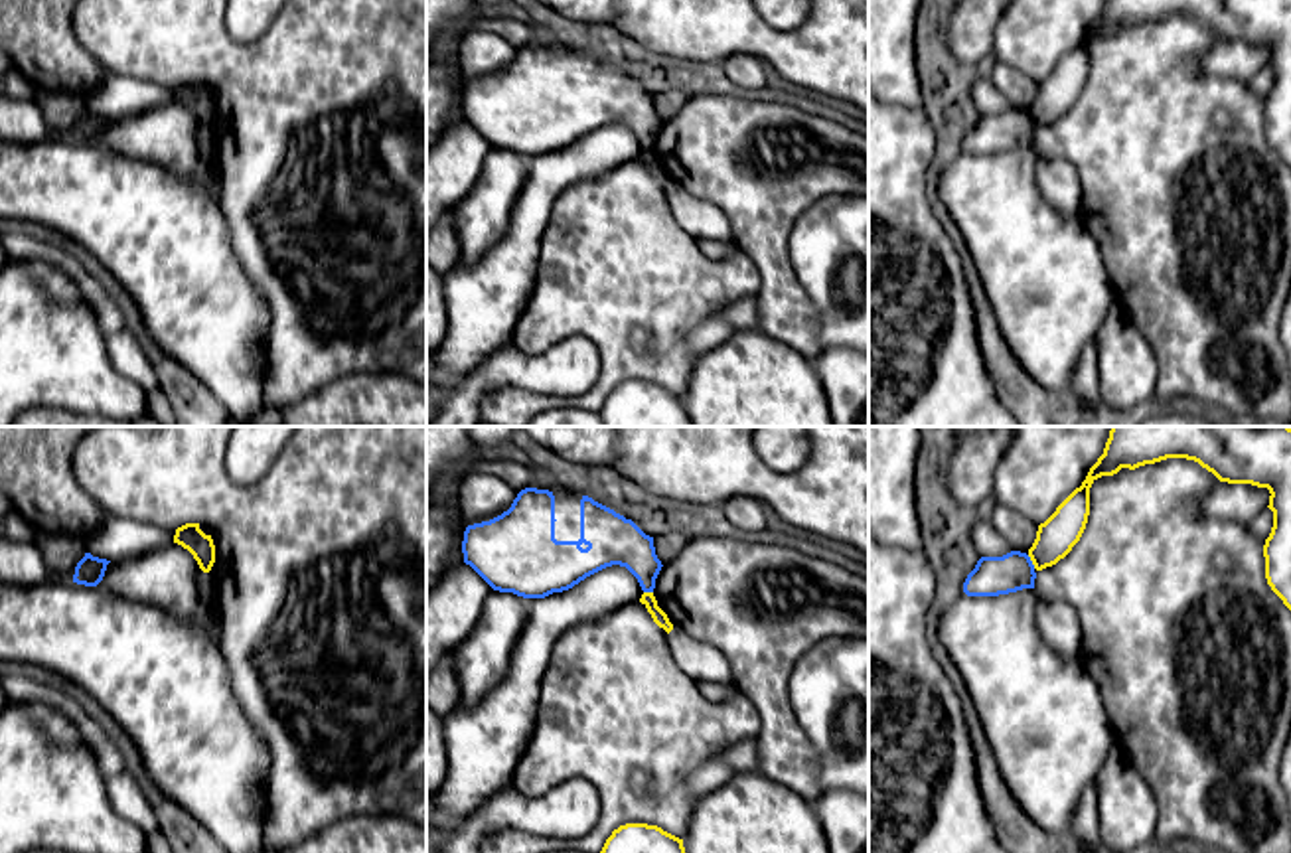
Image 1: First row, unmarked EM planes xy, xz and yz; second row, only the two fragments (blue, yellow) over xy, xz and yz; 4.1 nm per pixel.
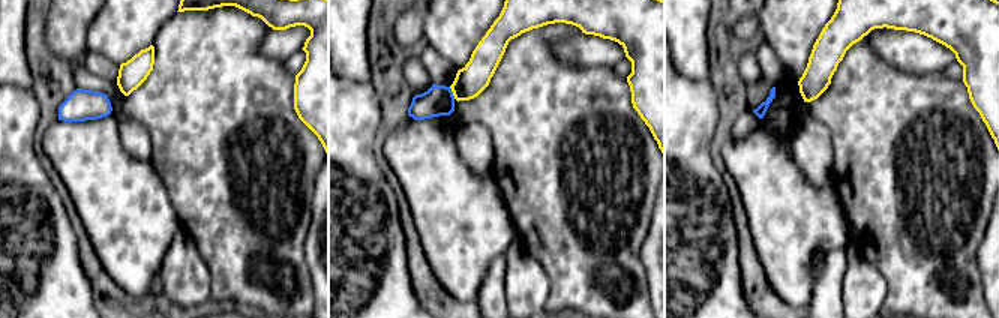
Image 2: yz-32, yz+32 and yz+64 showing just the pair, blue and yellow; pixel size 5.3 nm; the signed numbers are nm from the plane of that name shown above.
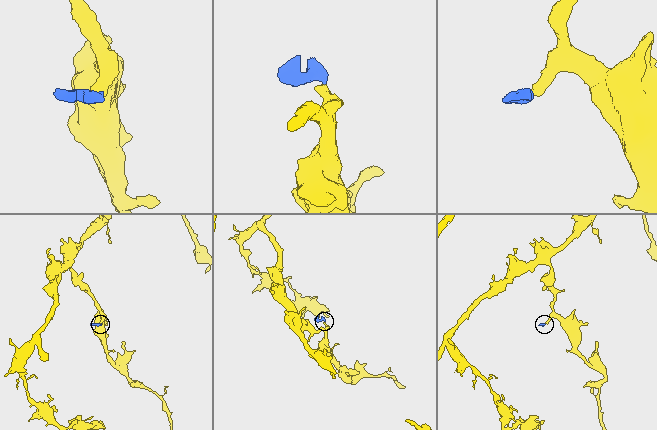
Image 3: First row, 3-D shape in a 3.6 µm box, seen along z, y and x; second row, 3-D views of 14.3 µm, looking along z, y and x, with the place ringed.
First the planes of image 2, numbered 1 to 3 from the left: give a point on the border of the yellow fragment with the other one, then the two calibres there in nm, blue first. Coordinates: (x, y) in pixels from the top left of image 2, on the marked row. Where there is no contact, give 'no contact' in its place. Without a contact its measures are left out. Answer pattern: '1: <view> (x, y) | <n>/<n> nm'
1: no contact
2: yz+32 (452, 93) | 160/170 nm
3: no contact

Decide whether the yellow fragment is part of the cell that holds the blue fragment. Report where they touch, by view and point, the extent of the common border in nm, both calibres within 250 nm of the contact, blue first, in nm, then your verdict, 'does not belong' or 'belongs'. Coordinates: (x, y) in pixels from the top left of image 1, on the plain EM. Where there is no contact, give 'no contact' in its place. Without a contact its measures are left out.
meets blue in yz at (1031, 119); contact 70 nm long; 160 nm thick on the blue side, 160 nm on the other; does not belong

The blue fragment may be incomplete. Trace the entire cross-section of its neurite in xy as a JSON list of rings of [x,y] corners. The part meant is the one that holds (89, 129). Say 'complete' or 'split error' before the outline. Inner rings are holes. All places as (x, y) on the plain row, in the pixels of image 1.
complete; [[[85,111],[85,115],[75,124],[73,140],[97,144],[103,138],[109,120],[111,118],[107,116],[99,116],[91,111]]]

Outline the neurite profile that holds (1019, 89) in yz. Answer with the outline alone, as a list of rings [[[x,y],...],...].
[[[995,61],[989,79],[1013,109],[1028,111],[1036,97],[1038,83],[1005,61]]]

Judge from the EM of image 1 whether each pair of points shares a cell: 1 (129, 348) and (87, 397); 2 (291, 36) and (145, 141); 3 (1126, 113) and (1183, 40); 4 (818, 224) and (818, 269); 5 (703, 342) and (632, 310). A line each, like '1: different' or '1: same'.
1: different
2: different
3: same
4: same
5: different

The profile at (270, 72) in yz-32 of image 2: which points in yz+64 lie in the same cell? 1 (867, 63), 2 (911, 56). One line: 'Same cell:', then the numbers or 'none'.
Same cell: 1

